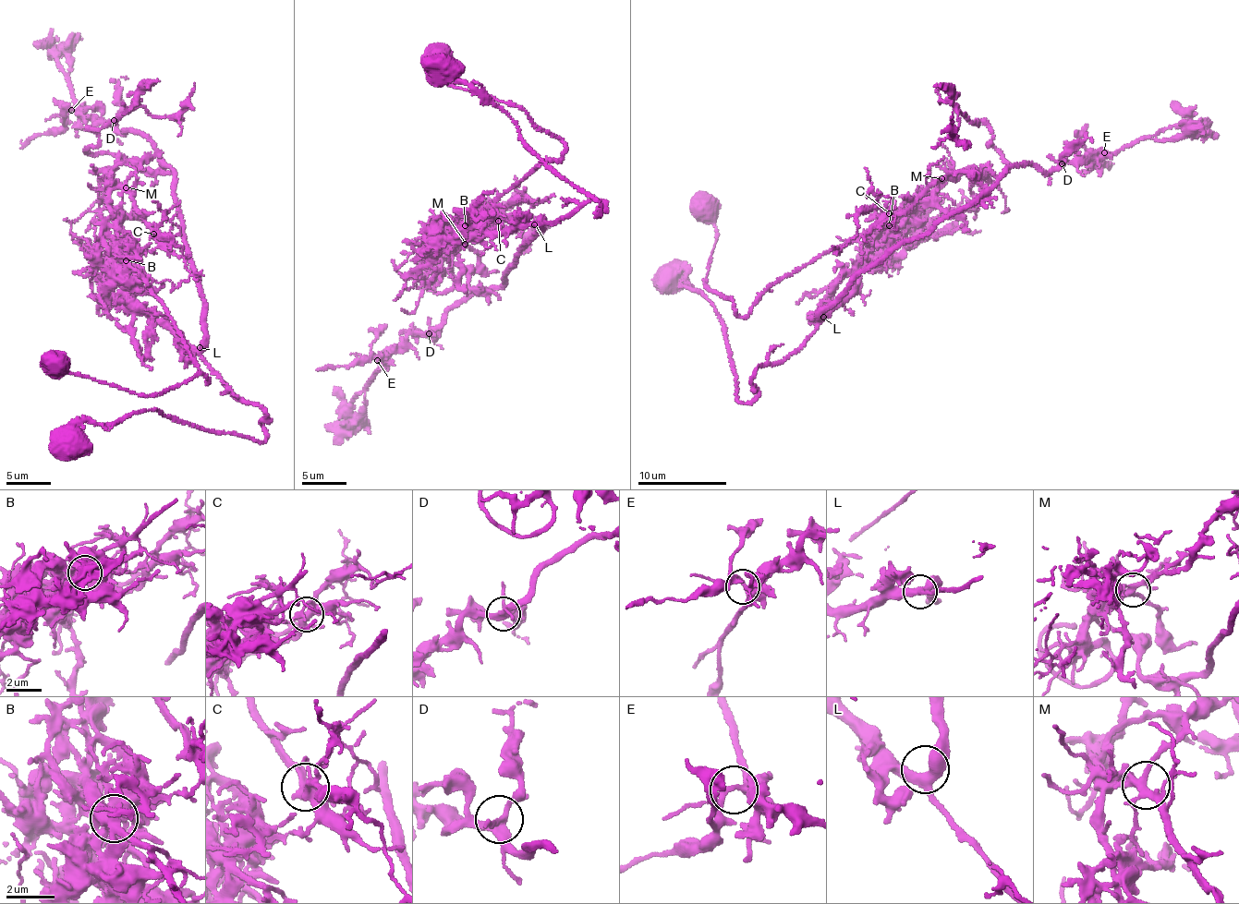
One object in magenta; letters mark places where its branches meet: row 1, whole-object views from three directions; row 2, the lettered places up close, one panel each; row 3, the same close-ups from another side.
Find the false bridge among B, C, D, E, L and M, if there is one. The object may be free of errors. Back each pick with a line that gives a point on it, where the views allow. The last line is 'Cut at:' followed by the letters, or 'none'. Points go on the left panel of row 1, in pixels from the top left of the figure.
B: place (126, 260)
Cut at: B

